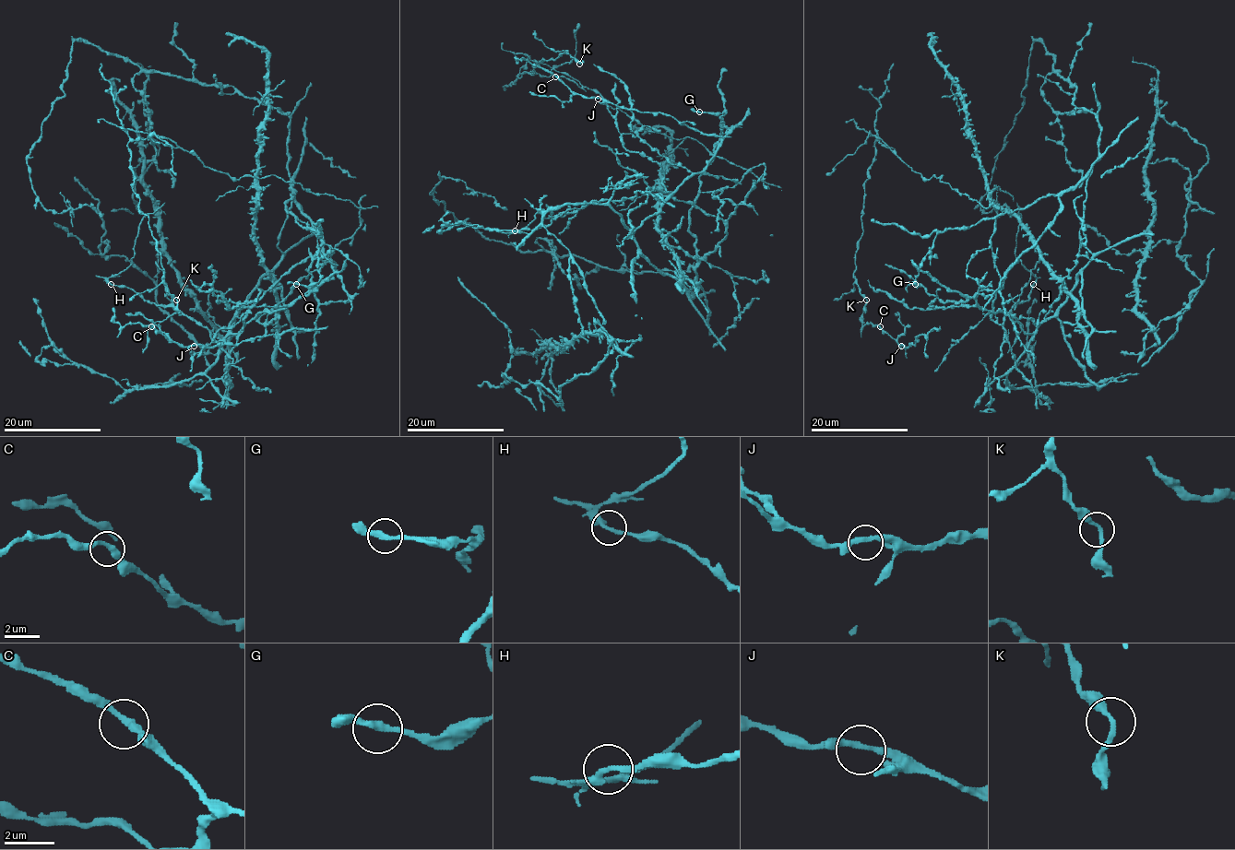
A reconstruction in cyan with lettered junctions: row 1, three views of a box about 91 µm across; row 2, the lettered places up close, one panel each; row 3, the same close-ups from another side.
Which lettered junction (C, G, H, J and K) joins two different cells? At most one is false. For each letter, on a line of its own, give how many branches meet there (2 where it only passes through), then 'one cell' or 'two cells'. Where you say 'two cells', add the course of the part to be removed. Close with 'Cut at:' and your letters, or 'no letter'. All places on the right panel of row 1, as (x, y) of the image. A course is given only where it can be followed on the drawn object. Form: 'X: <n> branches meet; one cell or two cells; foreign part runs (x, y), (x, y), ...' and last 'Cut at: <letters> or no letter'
C: 2 branches meet; one cell
G: 2 branches meet; one cell
H: 2 branches meet; two cells; foreign part runs (1033, 284), (1036, 278), (1014, 253), (1021, 218), (1016, 203)
J: 2 branches meet; one cell
K: 2 branches meet; one cell
Cut at: H

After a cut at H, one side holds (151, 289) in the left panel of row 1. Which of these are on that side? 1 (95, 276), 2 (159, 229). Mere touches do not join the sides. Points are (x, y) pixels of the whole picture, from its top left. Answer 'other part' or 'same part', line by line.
1: other part
2: same part

